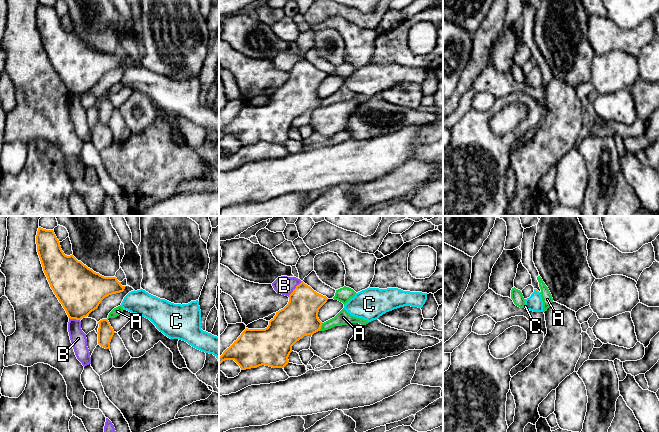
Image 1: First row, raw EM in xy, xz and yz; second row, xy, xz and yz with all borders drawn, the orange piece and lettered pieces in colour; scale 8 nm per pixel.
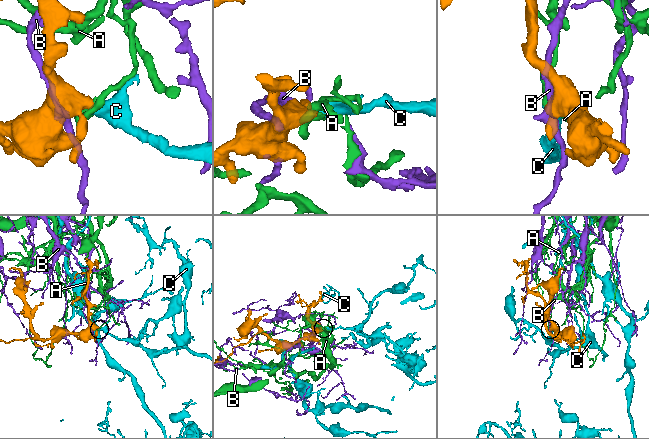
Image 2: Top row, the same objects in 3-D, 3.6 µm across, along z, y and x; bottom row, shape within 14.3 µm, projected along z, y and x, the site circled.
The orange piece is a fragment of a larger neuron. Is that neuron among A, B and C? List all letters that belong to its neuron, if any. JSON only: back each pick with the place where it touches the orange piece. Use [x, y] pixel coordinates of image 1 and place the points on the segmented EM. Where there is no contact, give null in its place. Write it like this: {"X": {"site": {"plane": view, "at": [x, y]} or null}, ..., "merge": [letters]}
{"C": {"site": {"plane": "yz", "at": [537, 291]}}, "merge": ["C"]}

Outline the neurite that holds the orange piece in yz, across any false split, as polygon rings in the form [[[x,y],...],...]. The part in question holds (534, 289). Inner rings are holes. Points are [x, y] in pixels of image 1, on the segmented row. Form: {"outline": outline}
{"outline": [[[534,289],[534,292],[531,294],[531,296],[525,299],[524,308],[533,312],[543,312],[542,297],[537,289]]]}

